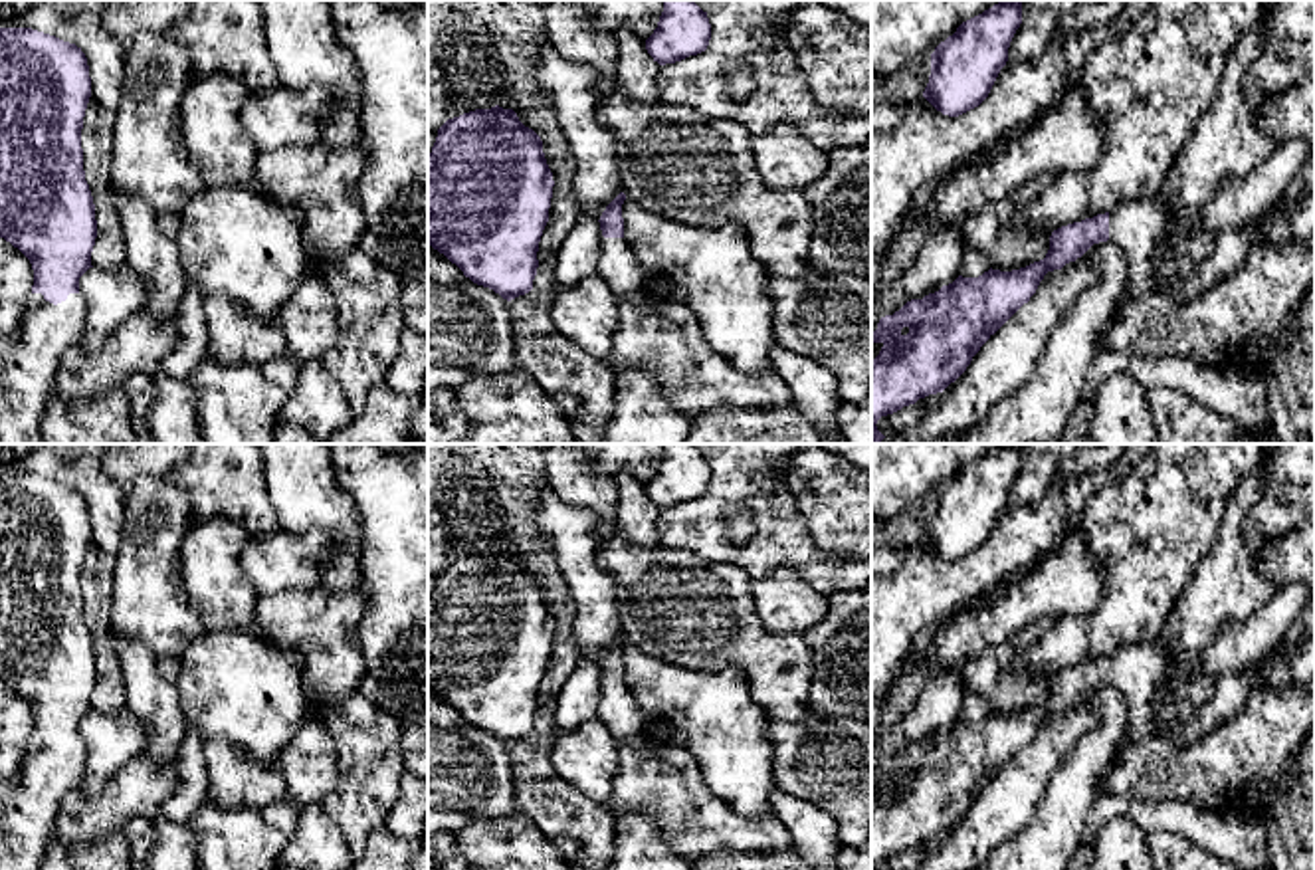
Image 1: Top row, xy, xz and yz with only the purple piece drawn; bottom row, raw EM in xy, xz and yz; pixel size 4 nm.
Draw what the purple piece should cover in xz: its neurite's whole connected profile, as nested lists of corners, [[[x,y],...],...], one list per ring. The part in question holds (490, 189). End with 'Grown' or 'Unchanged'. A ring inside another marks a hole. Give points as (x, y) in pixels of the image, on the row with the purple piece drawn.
[[[513,109],[448,119],[428,155],[428,244],[503,299],[525,295],[553,186],[541,137]]]. Unchanged

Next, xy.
[[[0,28],[0,238],[32,264],[34,285],[18,333],[0,339],[0,444],[44,444],[42,416],[67,349],[85,329],[79,277],[93,268],[95,204],[85,180],[81,129],[91,97],[87,57],[75,44],[32,28]]]. Grown

